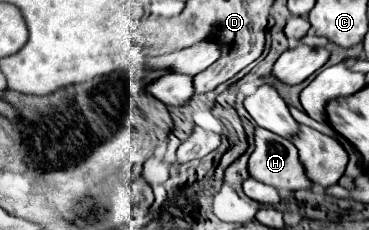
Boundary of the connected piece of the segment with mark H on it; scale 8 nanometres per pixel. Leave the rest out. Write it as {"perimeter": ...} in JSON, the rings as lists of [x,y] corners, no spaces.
{"perimeter":[[[256,128],[254,132],[254,152],[248,160],[250,178],[274,186],[278,190],[302,190],[310,188],[304,176],[304,166],[298,160],[298,150],[290,140]]]}

